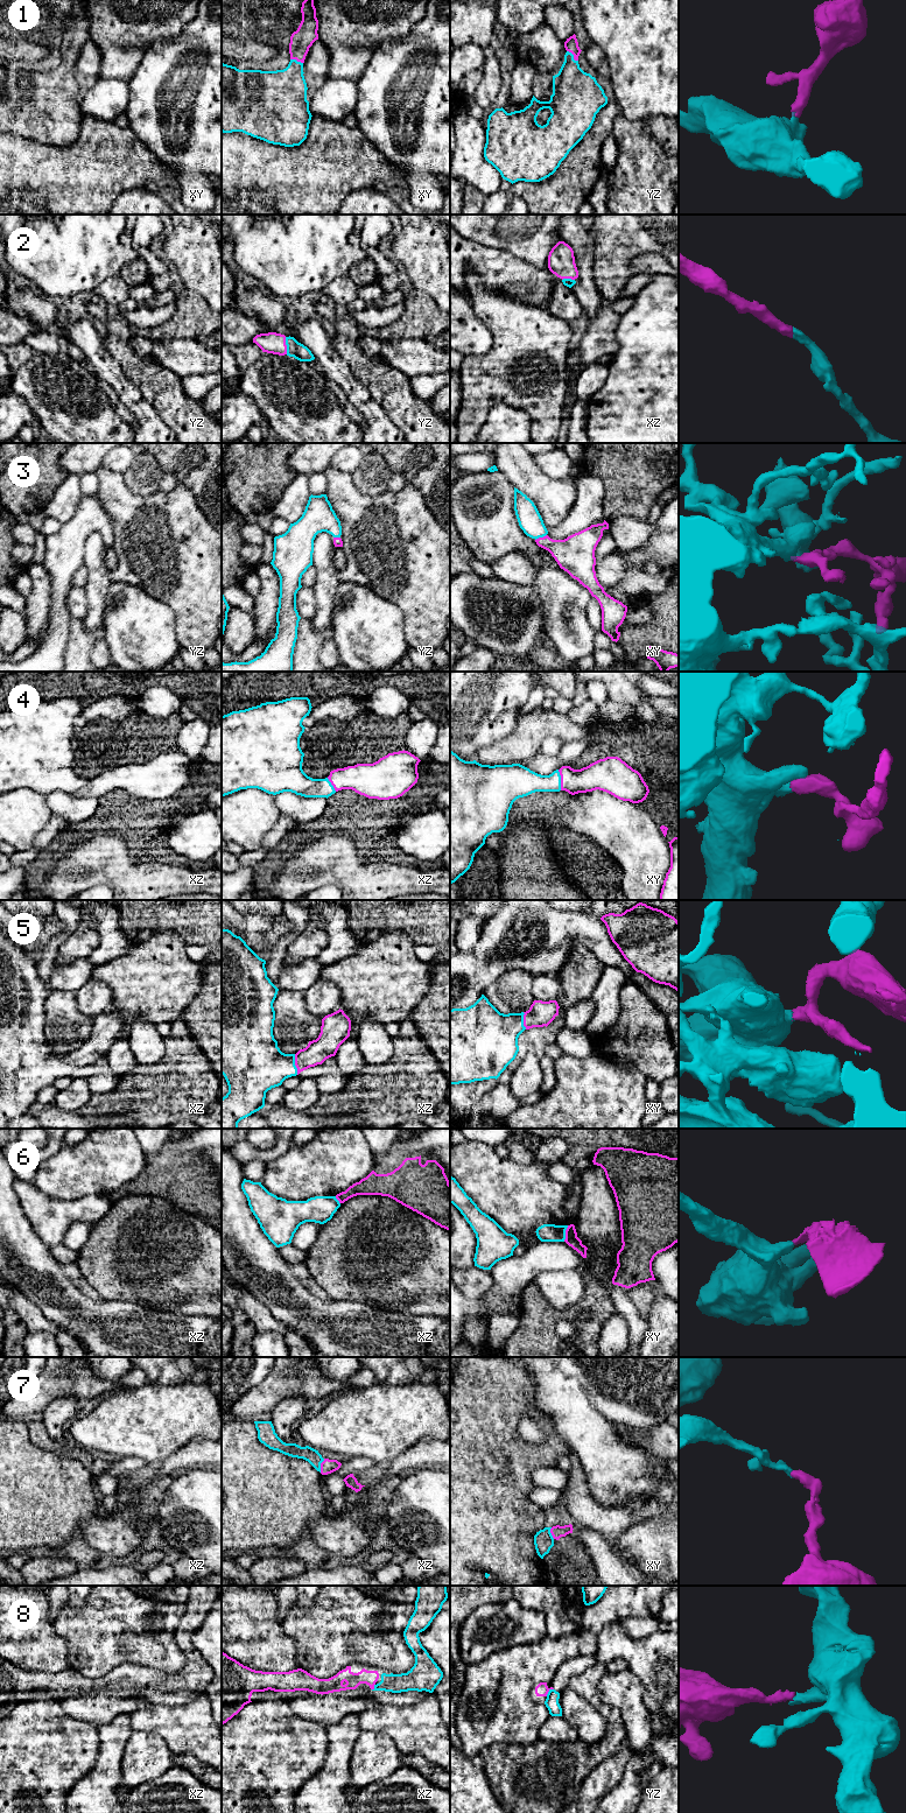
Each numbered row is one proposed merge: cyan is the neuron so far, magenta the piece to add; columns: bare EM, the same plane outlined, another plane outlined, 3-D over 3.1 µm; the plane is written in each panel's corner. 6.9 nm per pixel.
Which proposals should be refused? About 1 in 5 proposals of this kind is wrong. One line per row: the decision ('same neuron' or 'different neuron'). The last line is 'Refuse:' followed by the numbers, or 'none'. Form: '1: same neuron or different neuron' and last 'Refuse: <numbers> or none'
1: same neuron
2: same neuron
3: same neuron
4: same neuron
5: same neuron
6: different neuron
7: same neuron
8: same neuron
Refuse: 6

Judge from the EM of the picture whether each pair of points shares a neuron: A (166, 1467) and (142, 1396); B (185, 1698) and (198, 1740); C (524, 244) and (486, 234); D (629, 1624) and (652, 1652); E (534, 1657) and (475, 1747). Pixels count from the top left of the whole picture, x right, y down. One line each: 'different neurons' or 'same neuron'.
A: different neurons
B: different neurons
C: same neuron
D: different neurons
E: same neuron

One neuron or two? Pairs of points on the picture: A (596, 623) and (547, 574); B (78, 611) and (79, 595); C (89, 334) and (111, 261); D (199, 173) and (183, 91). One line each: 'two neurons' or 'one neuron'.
A: two neurons
B: one neuron
C: two neurons
D: one neuron

